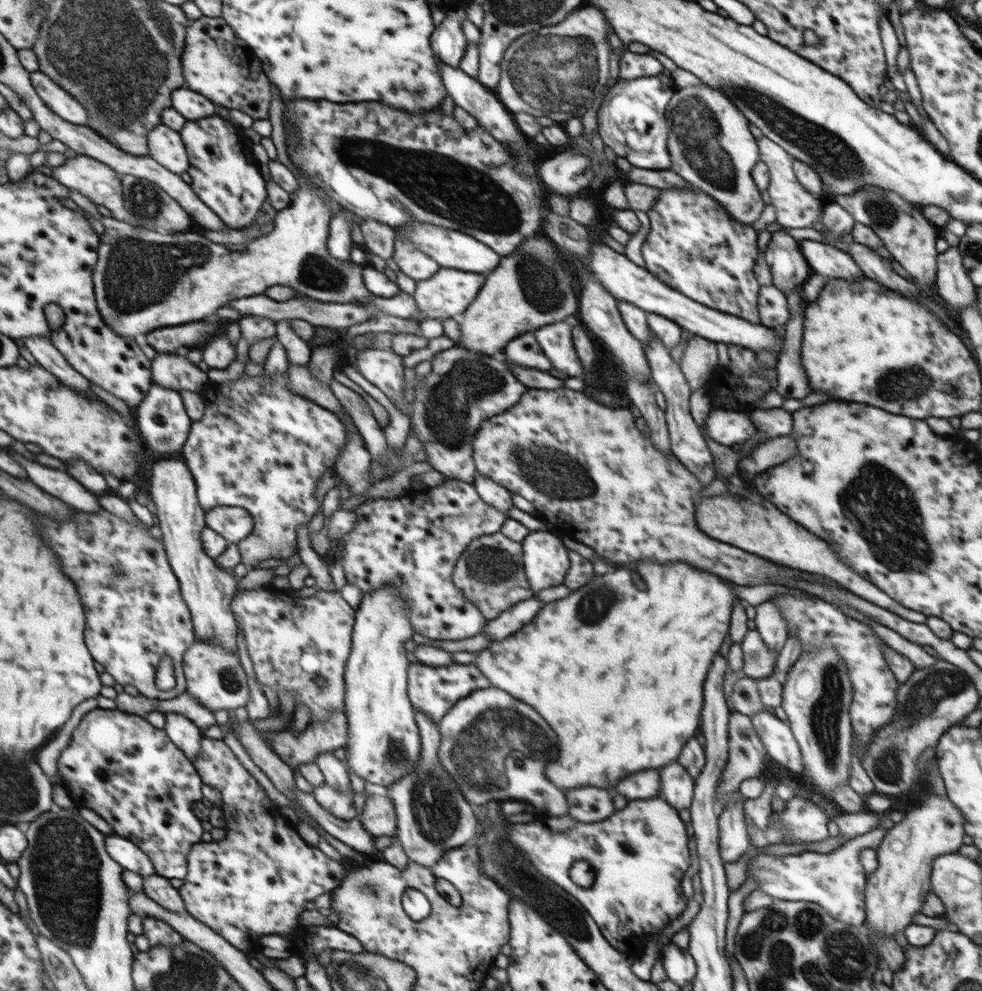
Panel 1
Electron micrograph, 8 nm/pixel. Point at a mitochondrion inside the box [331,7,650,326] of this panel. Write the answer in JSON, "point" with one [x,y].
{"point":[557,74]}

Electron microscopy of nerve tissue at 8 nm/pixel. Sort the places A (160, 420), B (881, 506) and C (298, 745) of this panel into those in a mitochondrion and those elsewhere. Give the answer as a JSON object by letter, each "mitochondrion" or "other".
{"A":"mitochondrion","B":"mitochondrion","C":"other"}

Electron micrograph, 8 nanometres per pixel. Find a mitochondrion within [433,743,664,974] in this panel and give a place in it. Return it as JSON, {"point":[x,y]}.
{"point":[565,913]}

